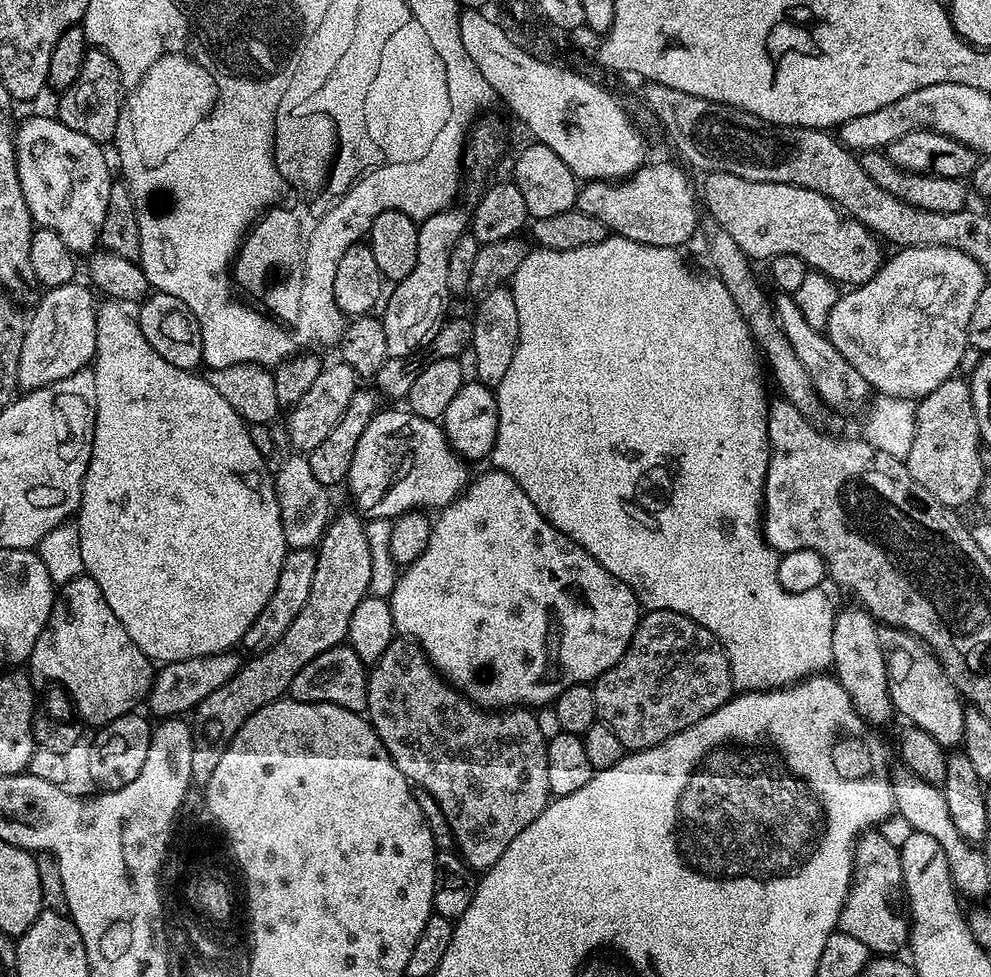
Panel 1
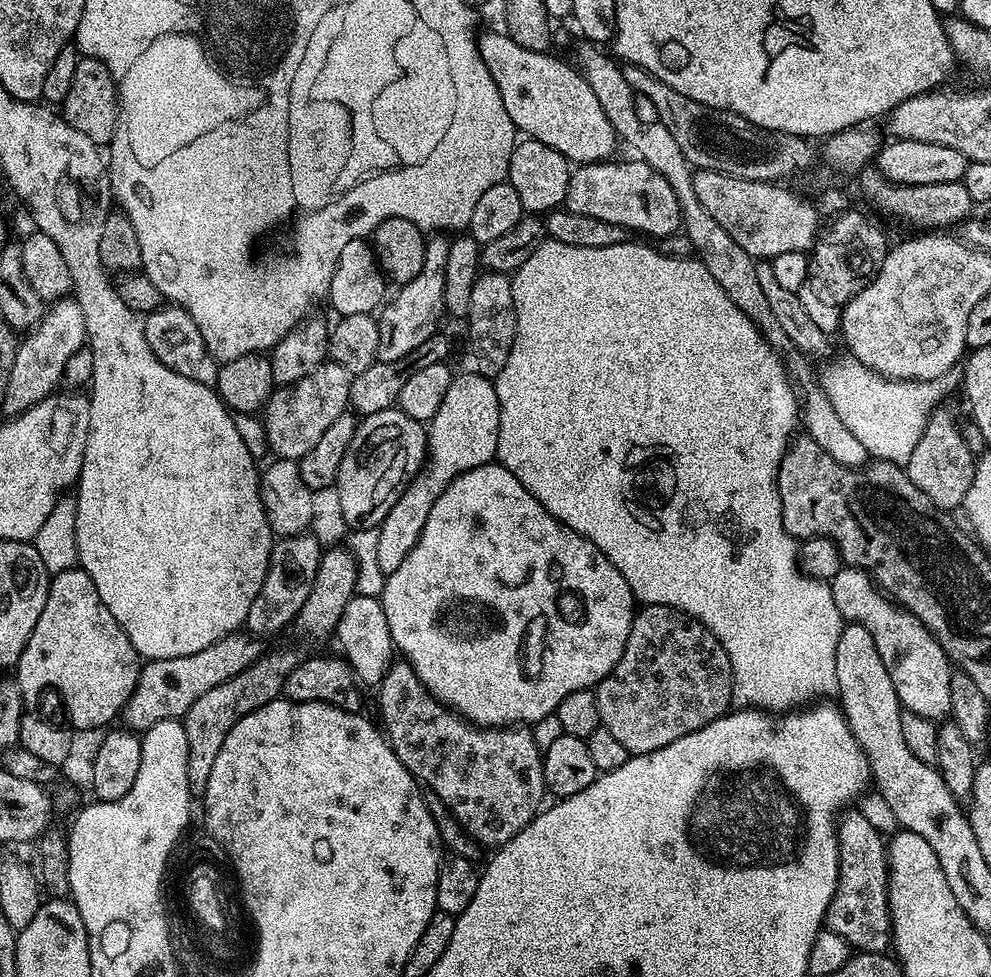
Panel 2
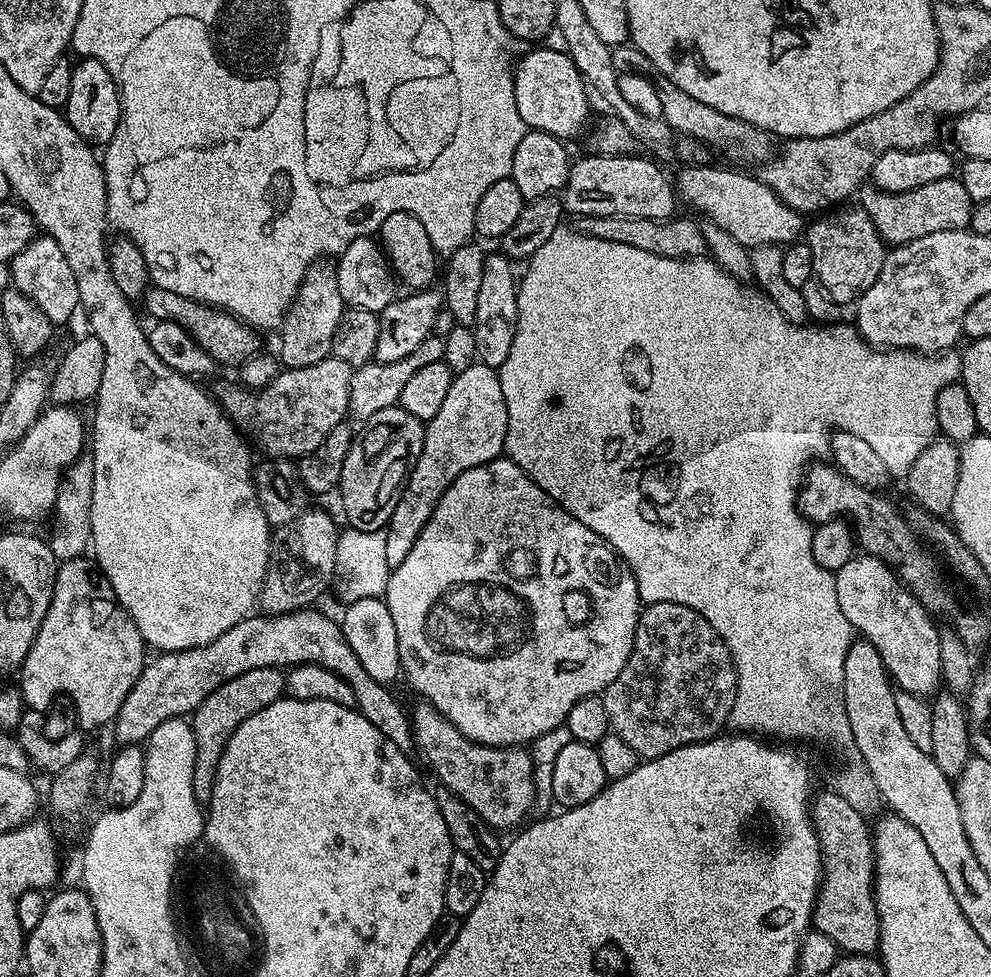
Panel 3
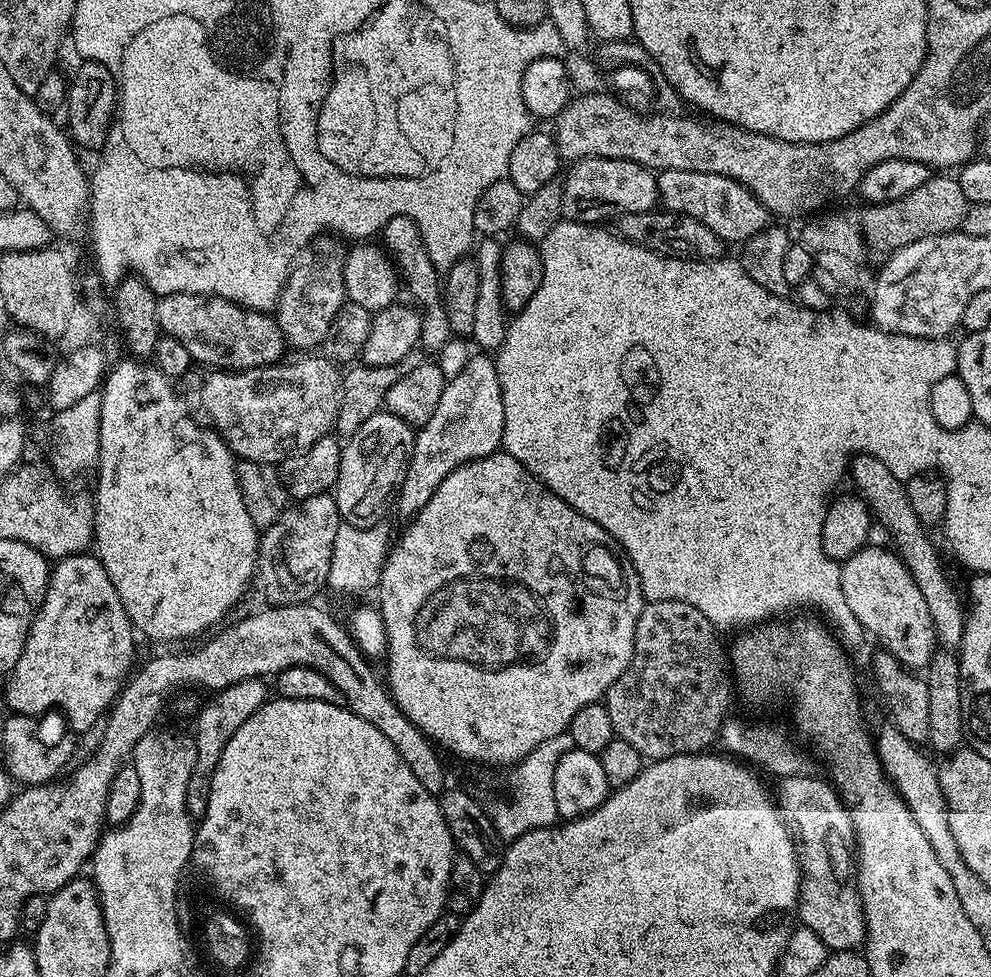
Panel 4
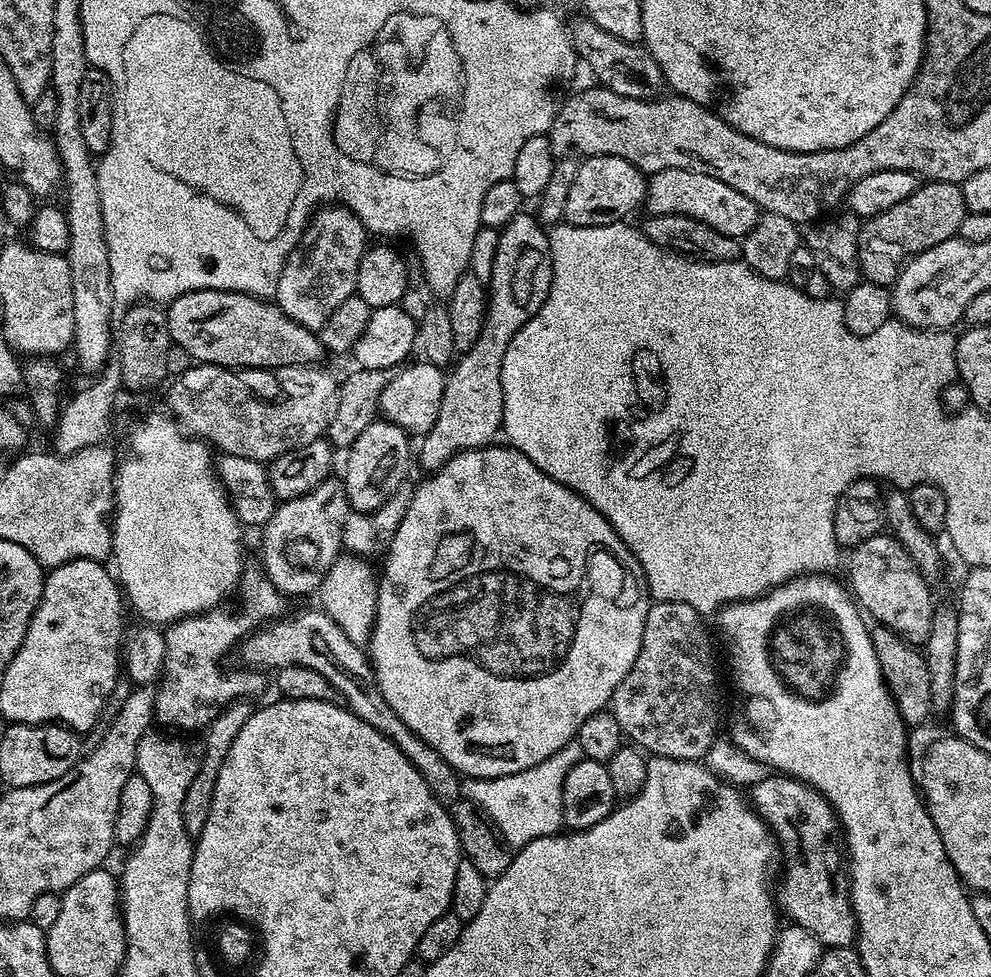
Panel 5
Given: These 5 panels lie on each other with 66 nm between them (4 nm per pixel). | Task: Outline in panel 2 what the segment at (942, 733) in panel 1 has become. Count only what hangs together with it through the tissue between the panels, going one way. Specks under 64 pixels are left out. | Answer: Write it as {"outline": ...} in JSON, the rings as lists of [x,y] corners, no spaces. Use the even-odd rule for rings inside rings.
{"outline":[[[841,567],[838,575],[830,581],[830,590],[834,594],[834,606],[838,606],[838,614],[843,616],[847,623],[861,624],[866,626],[866,630],[870,630],[870,638],[874,638],[874,646],[878,646],[882,666],[886,666],[886,674],[890,674],[890,682],[894,682],[894,694],[898,694],[901,709],[913,717],[920,717],[931,722],[943,721],[952,711],[950,682],[954,665],[942,650],[939,642],[926,630],[922,621],[893,603],[876,587],[876,581],[860,568]]]}

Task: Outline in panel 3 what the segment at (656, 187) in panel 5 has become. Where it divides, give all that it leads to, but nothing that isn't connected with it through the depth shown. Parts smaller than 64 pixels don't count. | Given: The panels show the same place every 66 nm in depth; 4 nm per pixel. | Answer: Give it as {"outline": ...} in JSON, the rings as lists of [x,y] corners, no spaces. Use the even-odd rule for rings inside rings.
{"outline":[[[711,163],[684,166],[678,180],[678,196],[692,208],[697,208],[709,224],[722,226],[730,238],[738,238],[742,246],[749,250],[763,244],[787,246],[797,239],[802,232],[801,213],[795,212],[774,190],[770,190],[755,175],[747,176],[747,171],[737,170],[732,166],[711,168]]]}

